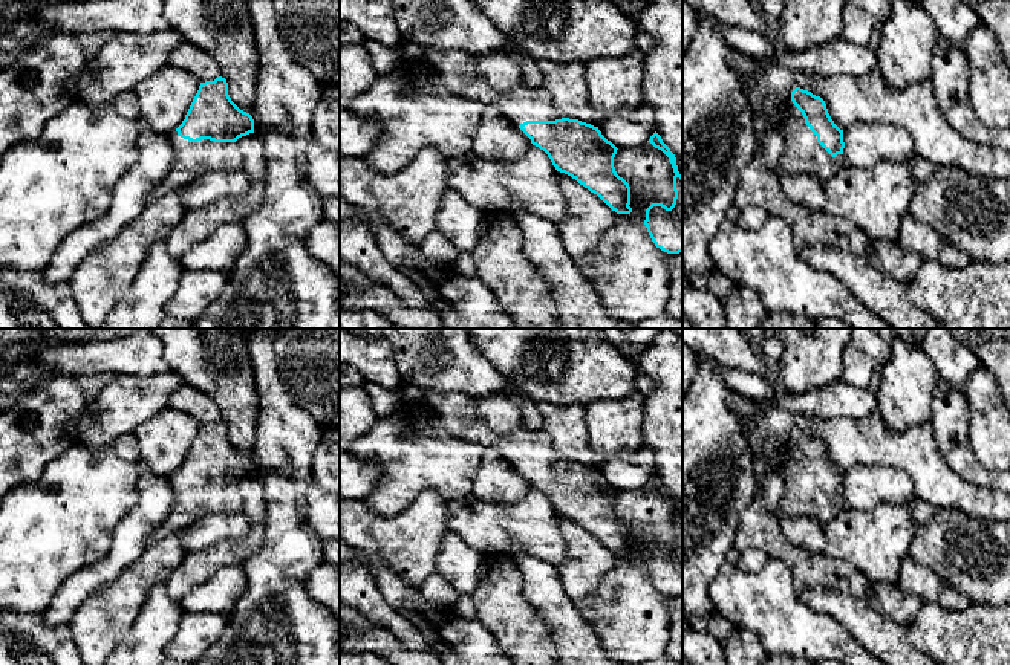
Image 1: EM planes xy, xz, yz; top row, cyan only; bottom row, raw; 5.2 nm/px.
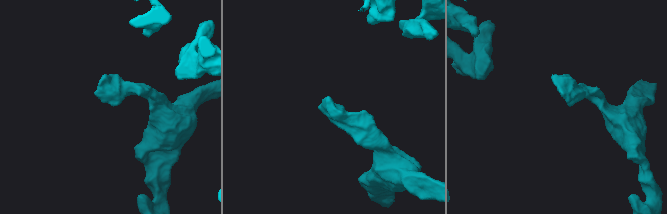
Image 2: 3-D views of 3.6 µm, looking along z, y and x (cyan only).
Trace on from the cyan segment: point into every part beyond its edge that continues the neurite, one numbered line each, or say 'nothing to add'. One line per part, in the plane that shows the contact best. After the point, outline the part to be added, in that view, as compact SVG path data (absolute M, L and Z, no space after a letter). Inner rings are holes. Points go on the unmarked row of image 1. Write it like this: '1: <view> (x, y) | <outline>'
1: xy (193, 502) | M171 474L168 477L176 501L167 520L147 538L147 546L176 534L210 514L237 514L243 500L236 485L202 482L191 485Z

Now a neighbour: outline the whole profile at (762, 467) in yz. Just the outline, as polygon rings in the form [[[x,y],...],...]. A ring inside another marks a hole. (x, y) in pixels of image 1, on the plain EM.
[[[788,445],[780,457],[777,460],[768,460],[765,457],[754,459],[754,475],[758,480],[758,485],[771,472],[780,472],[780,468],[784,466],[784,462],[787,460],[788,454],[793,453],[796,448]]]

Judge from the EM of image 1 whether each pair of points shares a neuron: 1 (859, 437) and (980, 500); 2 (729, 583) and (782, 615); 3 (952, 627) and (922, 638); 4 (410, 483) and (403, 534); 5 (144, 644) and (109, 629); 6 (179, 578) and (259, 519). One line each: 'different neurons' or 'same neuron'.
1: same neuron
2: same neuron
3: same neuron
4: different neurons
5: different neurons
6: same neuron

